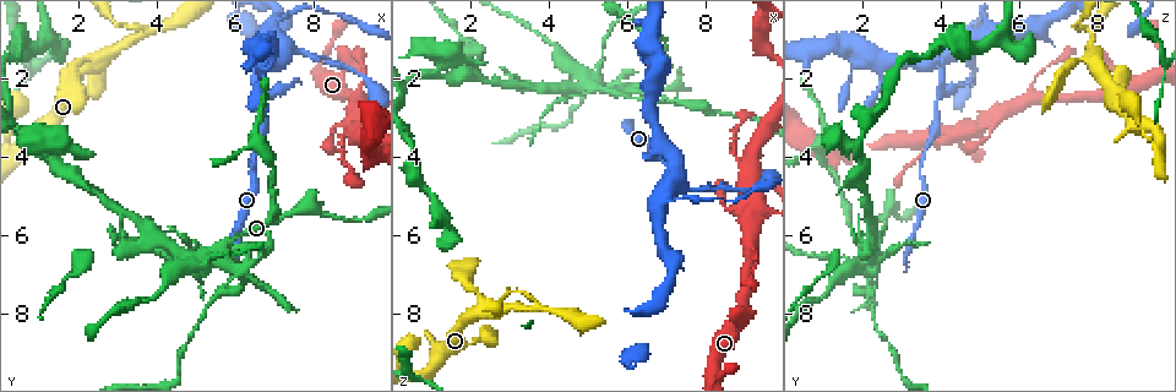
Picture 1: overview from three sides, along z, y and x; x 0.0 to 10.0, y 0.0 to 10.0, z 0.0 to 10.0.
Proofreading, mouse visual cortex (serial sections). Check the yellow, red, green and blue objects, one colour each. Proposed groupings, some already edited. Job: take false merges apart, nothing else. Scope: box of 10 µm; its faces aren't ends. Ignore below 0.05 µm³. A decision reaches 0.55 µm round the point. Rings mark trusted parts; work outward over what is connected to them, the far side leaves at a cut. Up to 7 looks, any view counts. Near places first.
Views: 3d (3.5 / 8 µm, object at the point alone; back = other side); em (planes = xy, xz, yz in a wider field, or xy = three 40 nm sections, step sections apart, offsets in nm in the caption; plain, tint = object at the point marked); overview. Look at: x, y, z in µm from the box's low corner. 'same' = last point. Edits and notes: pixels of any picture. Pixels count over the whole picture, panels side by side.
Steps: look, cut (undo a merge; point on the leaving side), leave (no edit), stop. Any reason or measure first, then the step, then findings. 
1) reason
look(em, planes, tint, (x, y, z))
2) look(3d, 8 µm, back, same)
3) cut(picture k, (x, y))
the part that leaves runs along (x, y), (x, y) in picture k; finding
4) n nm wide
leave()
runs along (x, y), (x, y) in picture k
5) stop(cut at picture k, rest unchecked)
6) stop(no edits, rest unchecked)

thin arm on a thick one
look(em, xy, step 3, tint, (5.05, 6.55, 2.25))

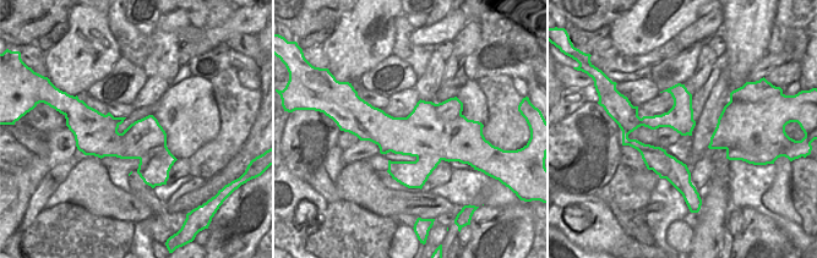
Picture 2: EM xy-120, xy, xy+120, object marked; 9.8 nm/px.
look(3d, 3.5 µm, same)

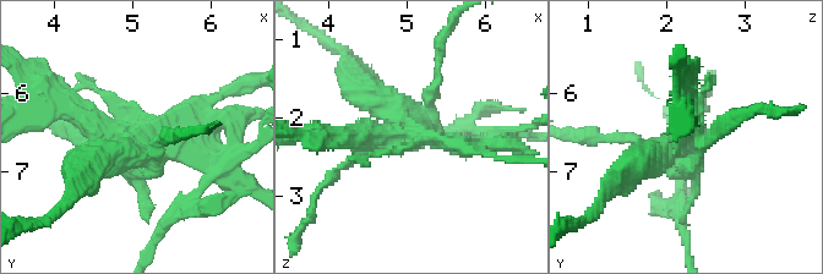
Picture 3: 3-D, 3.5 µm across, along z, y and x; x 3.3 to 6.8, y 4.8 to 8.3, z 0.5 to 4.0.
cut(picture 3, (361, 152))
a second cell is stuck on

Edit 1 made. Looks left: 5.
thin neck
look(3d, 8 µm, (8.75, 5.55, 2.95))

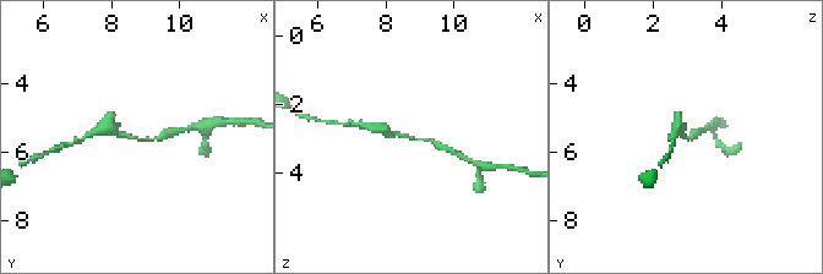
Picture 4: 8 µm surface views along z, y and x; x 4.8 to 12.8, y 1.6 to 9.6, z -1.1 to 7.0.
arms of 200, 300 nm
look(em, xy, step 2, tint, same)

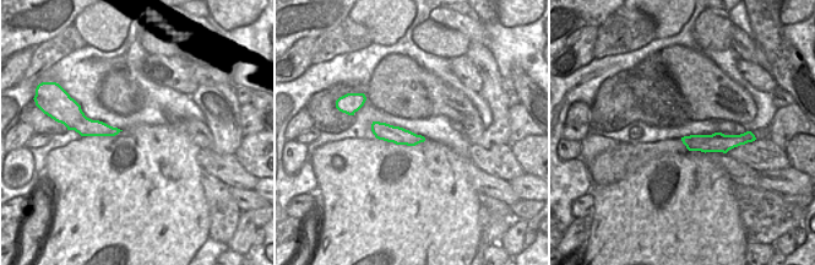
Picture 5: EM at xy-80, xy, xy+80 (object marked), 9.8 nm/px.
leave()
runs along (739, 138), (727, 142), (685, 140) in picture 5; one cell here

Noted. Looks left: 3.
calibre changes
look(em, xy, step 5, tint, (3.70, 0.80, 7.90))

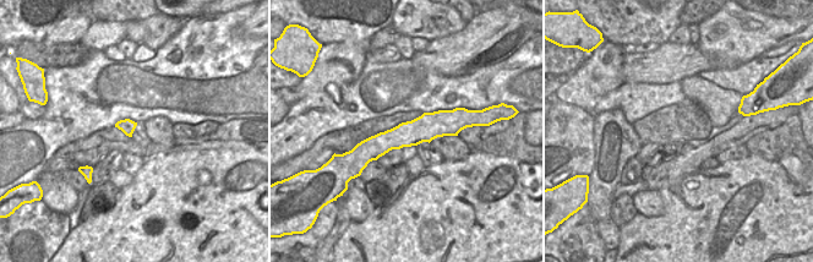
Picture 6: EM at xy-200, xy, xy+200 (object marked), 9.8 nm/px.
look(3d, 3.5 µm, same)

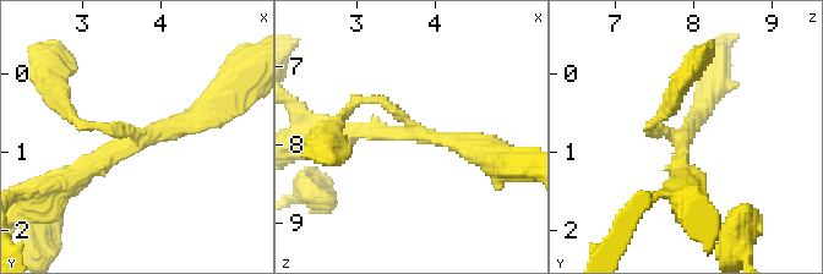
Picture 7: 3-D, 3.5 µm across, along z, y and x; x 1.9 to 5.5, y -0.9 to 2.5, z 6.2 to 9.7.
arms of 100, 250, 250 nm
leave()
runs along (459, 124), (430, 125), (358, 151) in picture 6; continuous, no second cell

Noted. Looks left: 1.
stop(cut at picture 3, rest unchecked)

